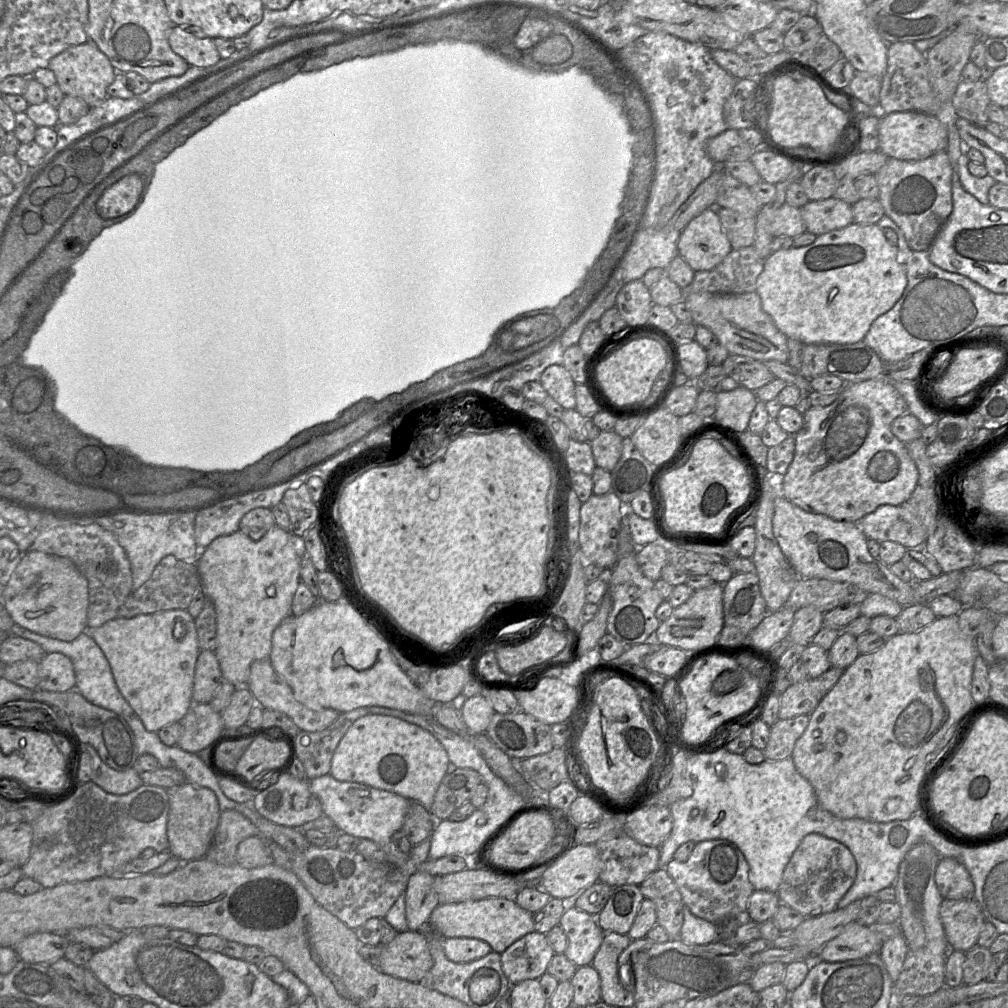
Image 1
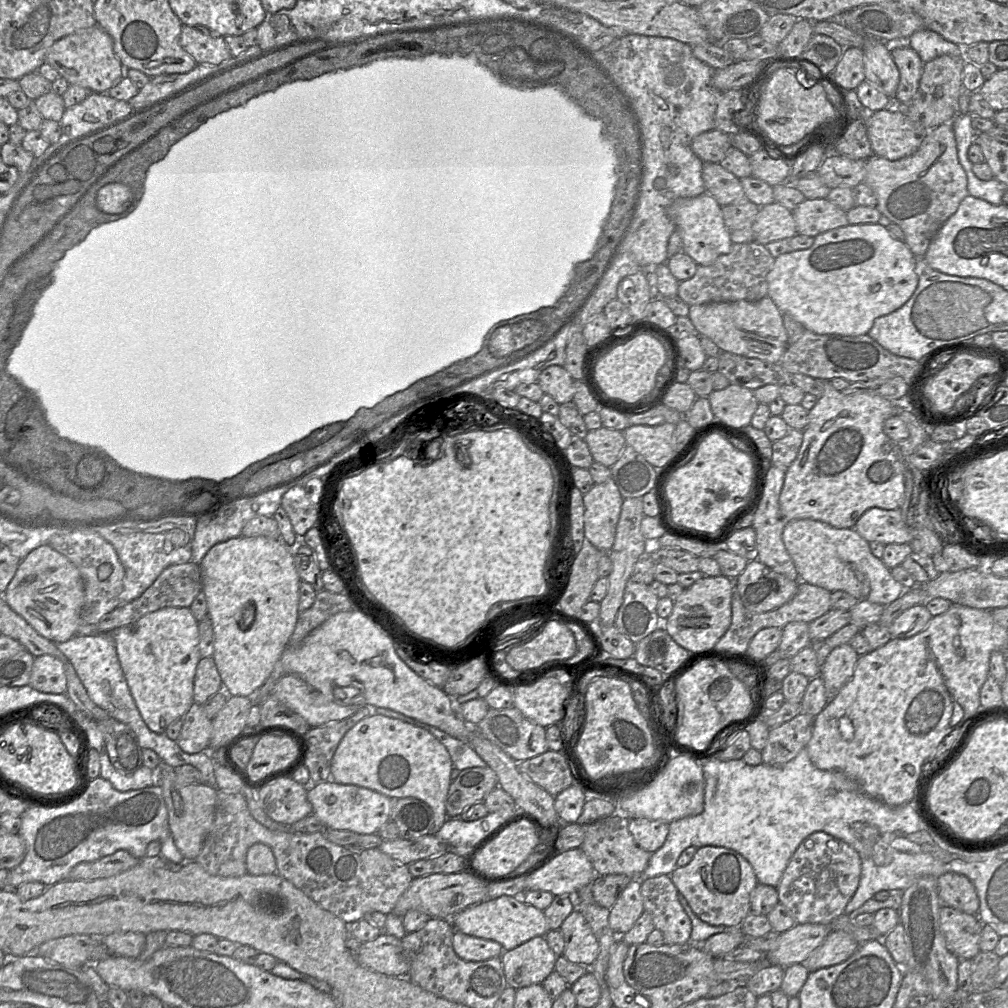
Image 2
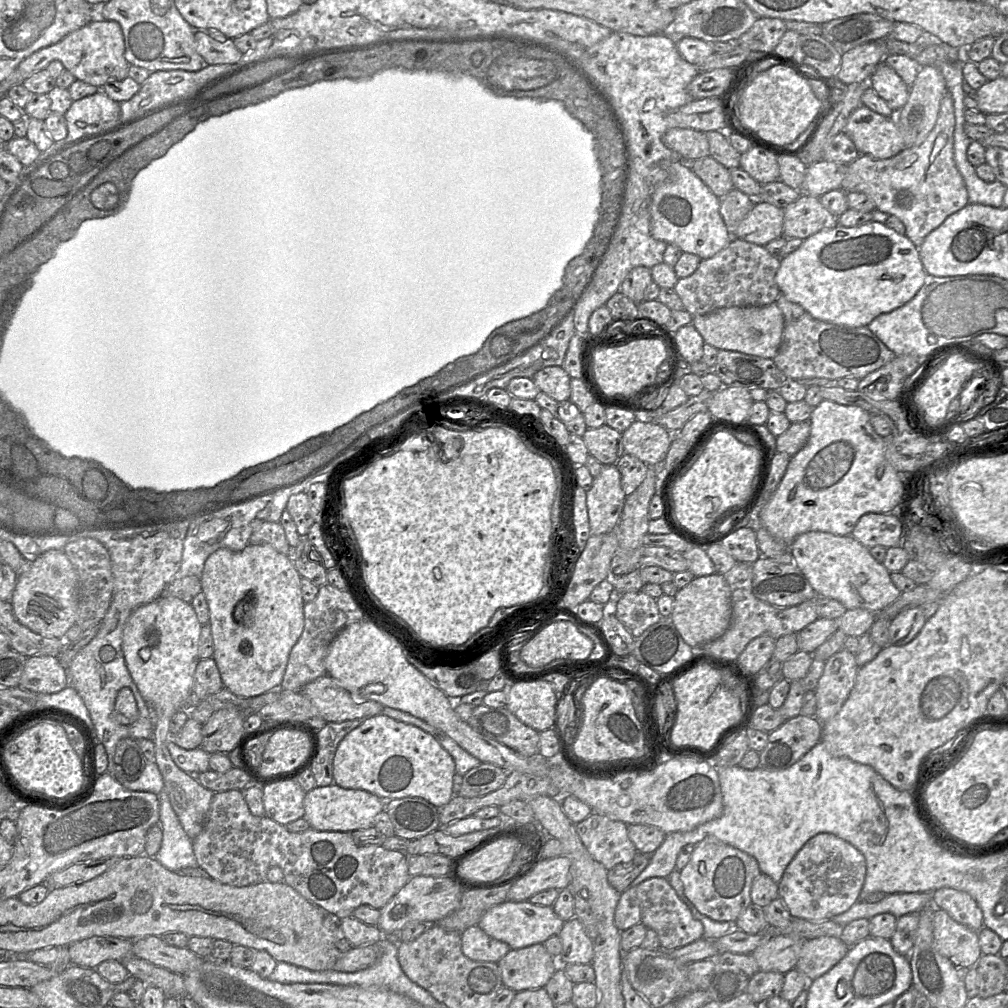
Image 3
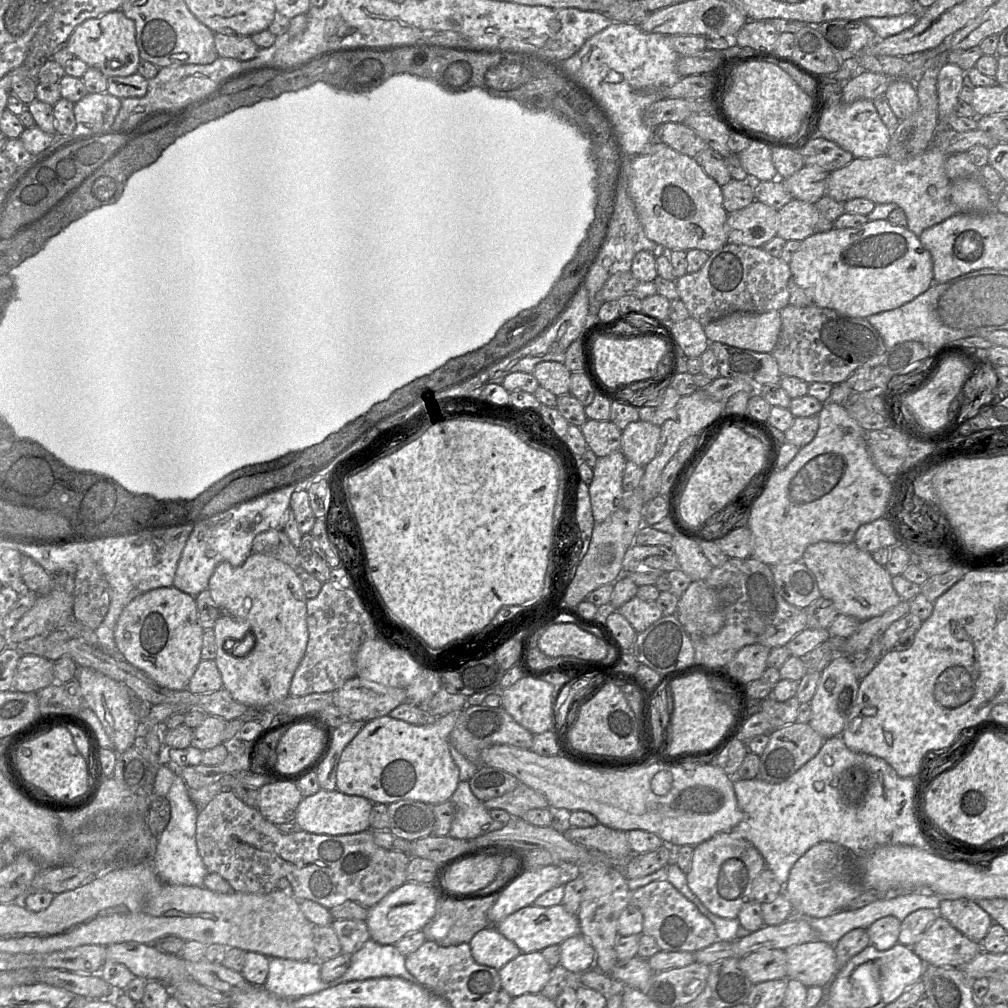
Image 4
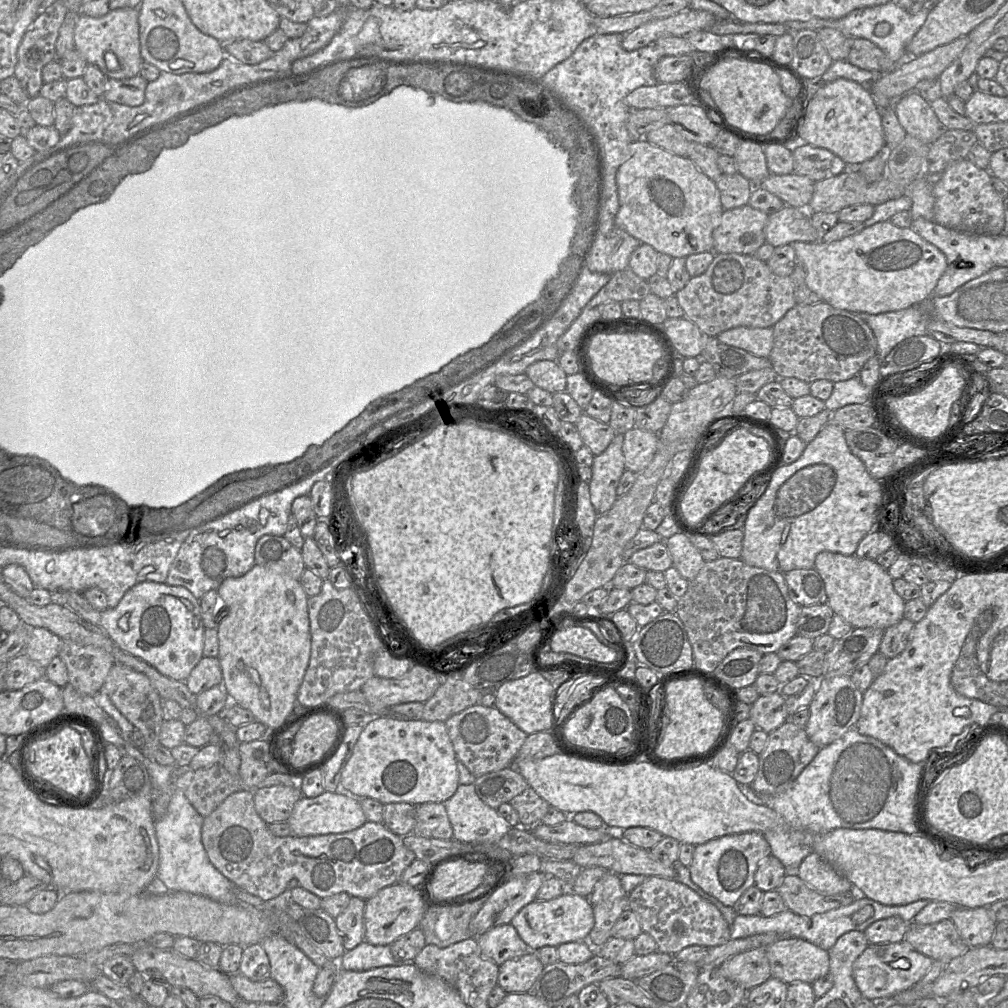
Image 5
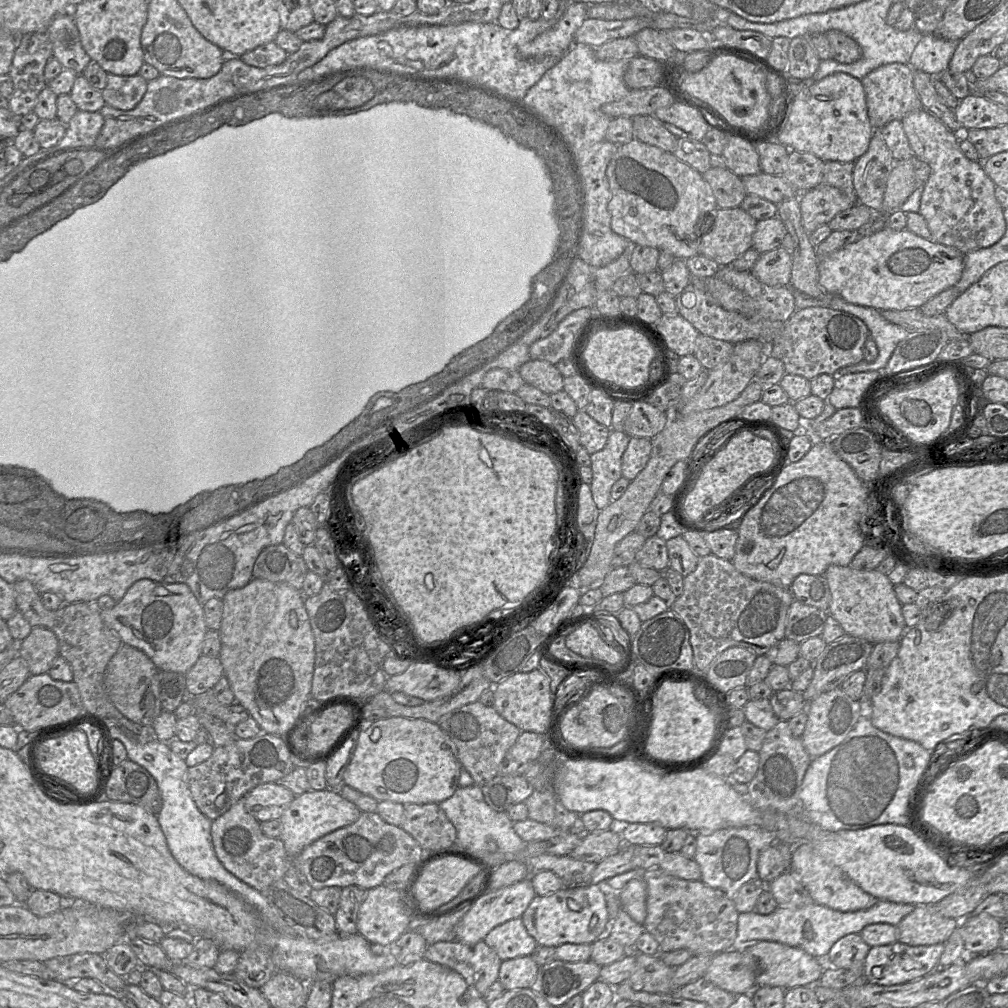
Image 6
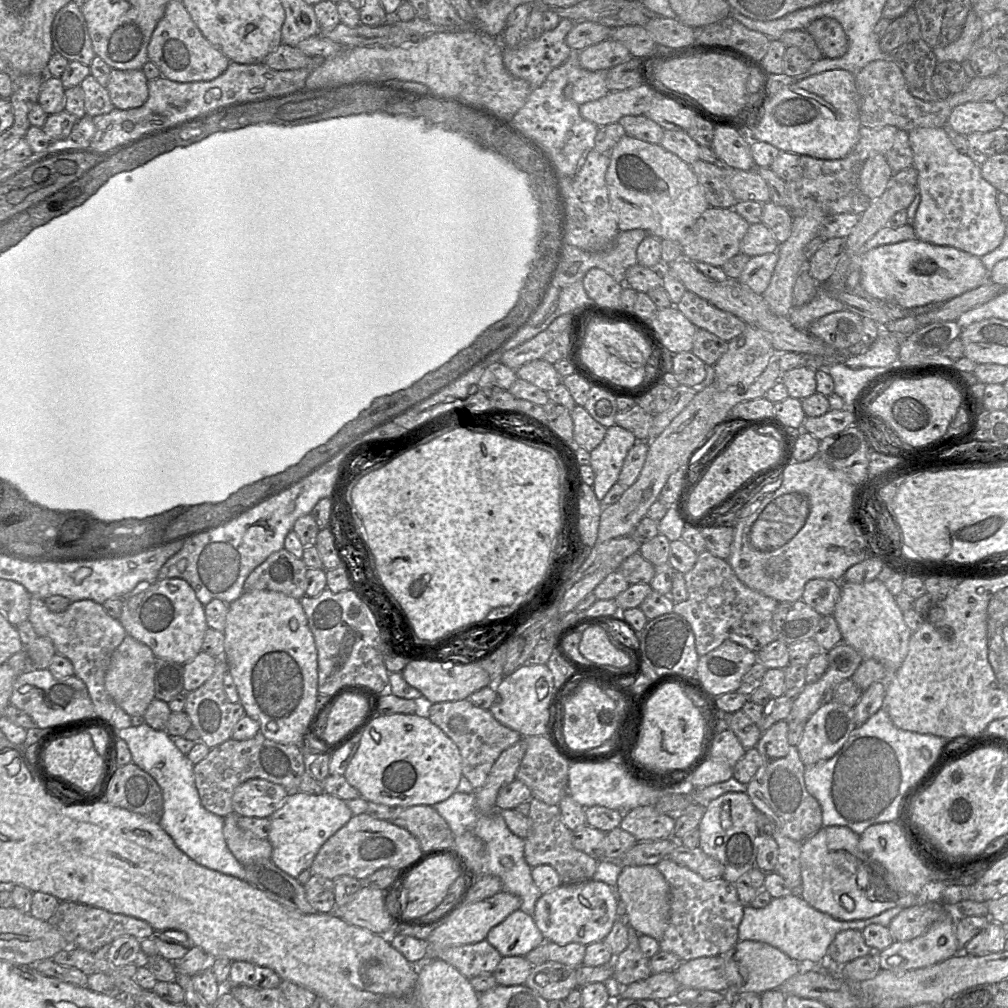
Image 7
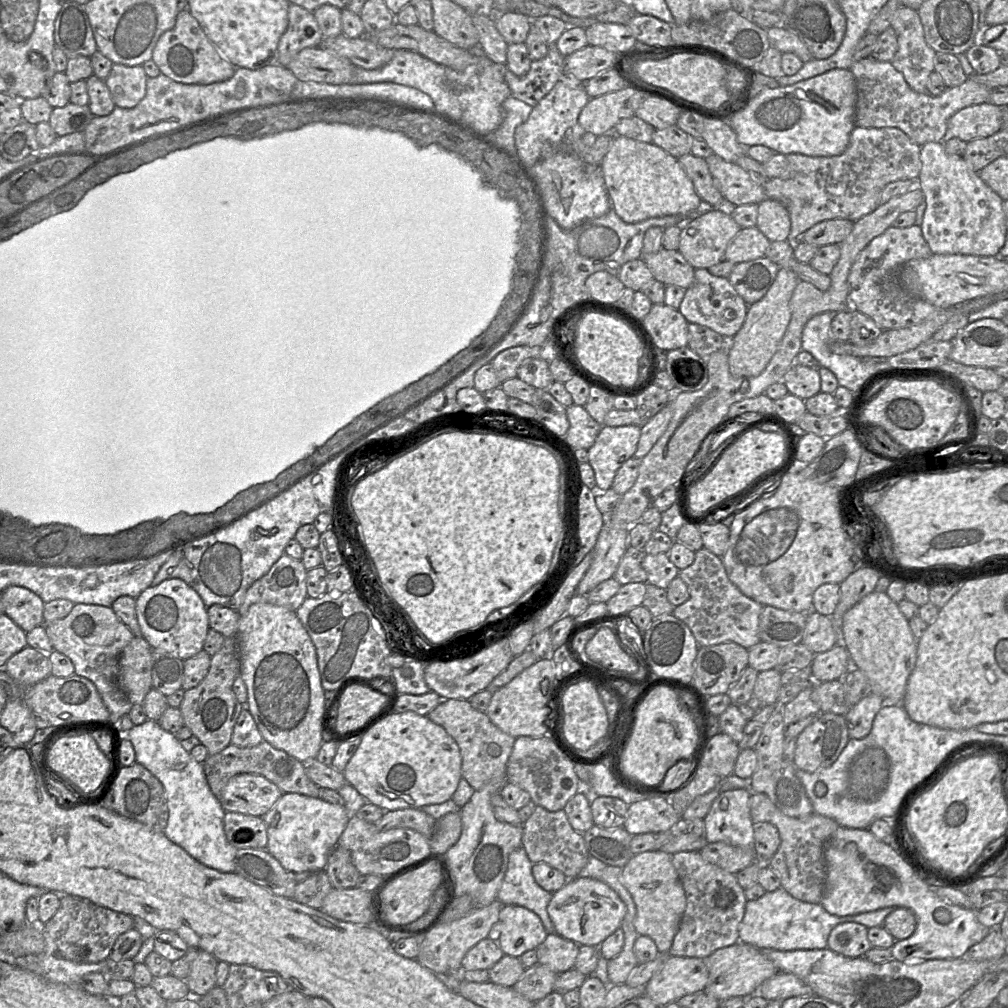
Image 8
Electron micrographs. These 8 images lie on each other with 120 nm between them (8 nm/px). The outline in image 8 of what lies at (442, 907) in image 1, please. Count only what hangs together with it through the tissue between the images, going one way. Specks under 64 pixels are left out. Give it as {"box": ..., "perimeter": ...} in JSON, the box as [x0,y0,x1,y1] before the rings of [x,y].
{"box":[547,877,626,947],"perimeter":[[[589,877],[568,879],[567,883],[552,894],[547,906],[555,933],[577,943],[599,947],[618,928],[626,914],[626,906],[618,894],[606,883]]]}

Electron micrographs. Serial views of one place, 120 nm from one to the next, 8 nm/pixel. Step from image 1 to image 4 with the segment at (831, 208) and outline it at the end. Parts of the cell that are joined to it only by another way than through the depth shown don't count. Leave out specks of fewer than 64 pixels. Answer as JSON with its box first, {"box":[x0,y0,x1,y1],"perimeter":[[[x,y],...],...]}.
{"box":[777,199,834,241],"perimeter":[[[792,199],[778,210],[779,227],[777,236],[786,241],[803,241],[807,237],[830,231],[834,222],[828,220],[815,204]]]}

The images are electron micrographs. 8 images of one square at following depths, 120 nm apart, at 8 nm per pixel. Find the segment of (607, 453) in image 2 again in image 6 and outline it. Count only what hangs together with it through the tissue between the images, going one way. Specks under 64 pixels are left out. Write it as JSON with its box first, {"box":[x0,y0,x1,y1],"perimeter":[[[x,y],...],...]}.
{"box":[572,410,611,455],"perimeter":[[[578,410],[572,418],[575,427],[578,430],[580,445],[591,455],[601,450],[611,432],[610,427],[606,427],[592,417],[584,410]]]}

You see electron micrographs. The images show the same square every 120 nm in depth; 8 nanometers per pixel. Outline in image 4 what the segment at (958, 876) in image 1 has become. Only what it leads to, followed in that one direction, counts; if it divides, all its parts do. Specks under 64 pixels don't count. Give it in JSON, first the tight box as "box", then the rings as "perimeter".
{"box":[938,898,993,943],"perimeter":[[[942,898],[938,913],[969,939],[982,943],[993,920],[976,901],[968,898]]]}

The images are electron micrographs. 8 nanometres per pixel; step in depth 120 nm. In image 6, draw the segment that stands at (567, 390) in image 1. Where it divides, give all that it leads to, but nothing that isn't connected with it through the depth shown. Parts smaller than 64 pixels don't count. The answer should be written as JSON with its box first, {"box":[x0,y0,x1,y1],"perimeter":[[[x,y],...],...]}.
{"box":[518,359,564,395],"perimeter":[[[530,359],[518,371],[525,384],[532,385],[548,395],[563,390],[564,376],[555,364],[544,360]]]}

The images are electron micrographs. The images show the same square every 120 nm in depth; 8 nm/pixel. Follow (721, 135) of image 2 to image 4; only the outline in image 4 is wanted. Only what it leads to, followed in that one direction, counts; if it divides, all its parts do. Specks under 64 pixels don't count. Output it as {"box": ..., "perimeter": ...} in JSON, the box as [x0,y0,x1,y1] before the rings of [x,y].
{"box":[653,122,707,158],"perimeter":[[[668,122],[655,127],[653,140],[692,158],[707,147],[695,131],[685,123]]]}

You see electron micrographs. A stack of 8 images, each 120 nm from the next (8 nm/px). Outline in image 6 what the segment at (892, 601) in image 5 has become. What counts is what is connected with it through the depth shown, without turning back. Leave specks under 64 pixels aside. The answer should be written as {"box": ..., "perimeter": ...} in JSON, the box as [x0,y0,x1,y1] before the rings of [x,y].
{"box":[824,565,907,643],"perimeter":[[[830,565],[824,576],[830,589],[828,614],[843,627],[847,635],[871,643],[899,641],[907,629],[902,604],[894,592],[894,584],[877,569],[857,570],[850,566]]]}

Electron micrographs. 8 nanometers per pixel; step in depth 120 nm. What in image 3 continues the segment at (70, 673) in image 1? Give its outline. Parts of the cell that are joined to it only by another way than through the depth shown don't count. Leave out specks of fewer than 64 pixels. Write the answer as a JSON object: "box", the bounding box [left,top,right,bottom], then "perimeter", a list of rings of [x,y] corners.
{"box":[20,655,69,693],"perimeter":[[[34,655],[27,657],[20,688],[34,693],[56,693],[69,685],[67,669],[59,657]]]}

